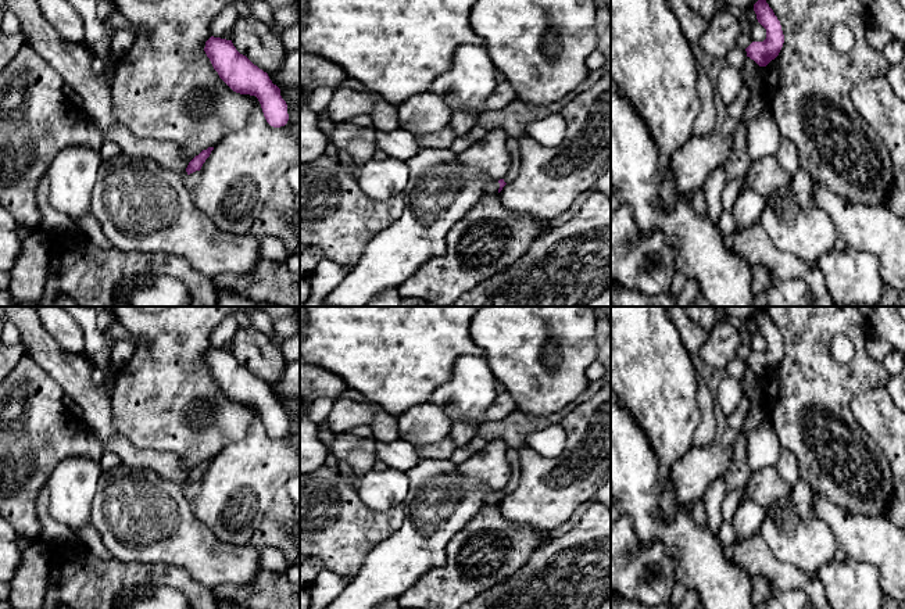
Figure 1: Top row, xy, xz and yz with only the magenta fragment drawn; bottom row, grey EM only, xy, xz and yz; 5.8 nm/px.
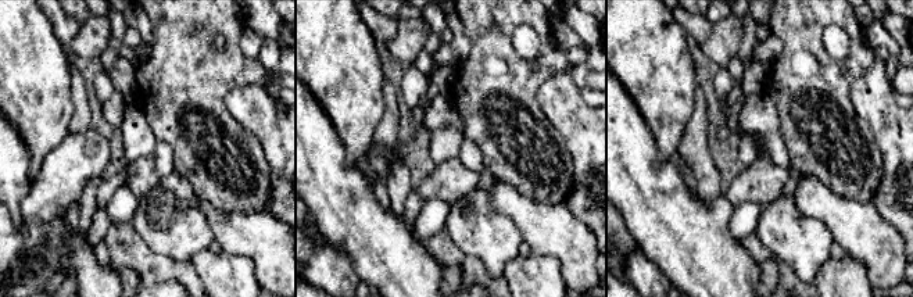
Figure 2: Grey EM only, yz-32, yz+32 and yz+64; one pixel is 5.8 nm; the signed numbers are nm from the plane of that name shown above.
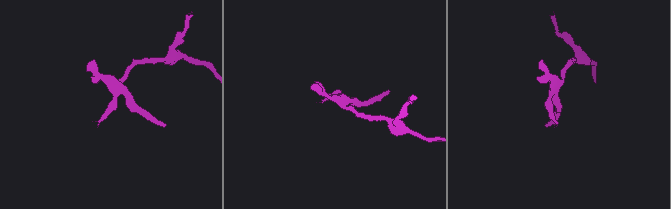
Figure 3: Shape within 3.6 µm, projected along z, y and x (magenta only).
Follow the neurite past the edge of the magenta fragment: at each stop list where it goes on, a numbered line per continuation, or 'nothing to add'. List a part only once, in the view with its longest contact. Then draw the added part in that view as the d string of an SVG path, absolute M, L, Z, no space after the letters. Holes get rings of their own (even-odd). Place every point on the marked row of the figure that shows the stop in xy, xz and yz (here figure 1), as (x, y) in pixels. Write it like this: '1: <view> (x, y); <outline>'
1: xz (442, 190); M422 147L404 162L409 179L401 216L369 240L360 261L323 297L322 307L366 307L383 290L398 289L428 259L444 255L448 230L469 214L483 194L500 189L498 180L483 179L482 171L464 165L451 148Z

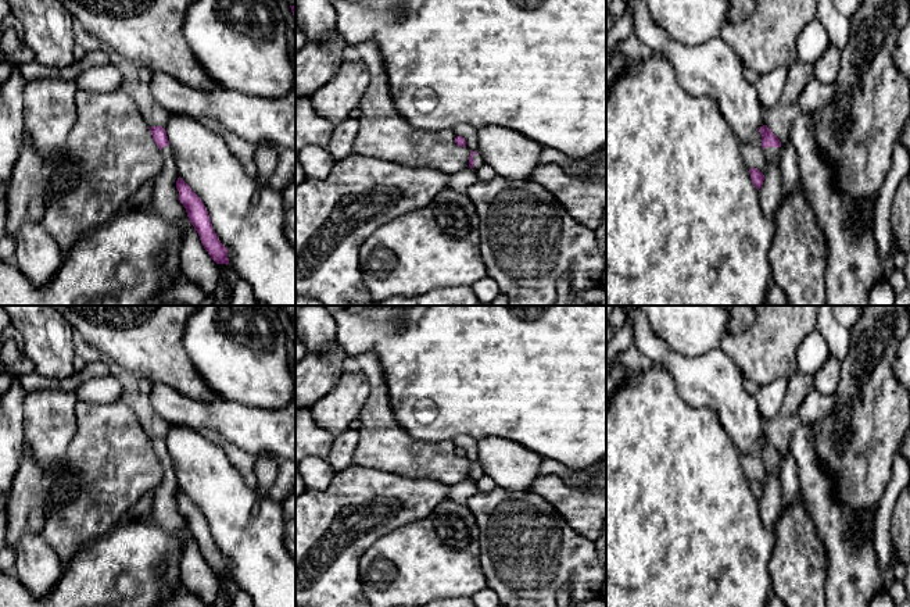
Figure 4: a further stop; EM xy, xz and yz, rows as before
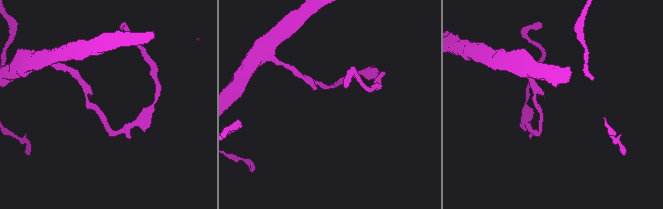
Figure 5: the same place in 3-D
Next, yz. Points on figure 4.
1: yz (770, 192); M766 147L763 149L767 171L764 181L759 189L760 206L766 217L770 219L775 218L781 201L781 169L780 169L780 149L781 147Z

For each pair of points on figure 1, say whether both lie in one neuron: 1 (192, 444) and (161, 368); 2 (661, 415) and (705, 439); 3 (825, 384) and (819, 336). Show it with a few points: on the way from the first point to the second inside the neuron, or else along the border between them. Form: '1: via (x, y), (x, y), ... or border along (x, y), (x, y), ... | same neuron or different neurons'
1: via (185, 425), (182, 412), (167, 397), (167, 387) | same neuron
2: border along (697, 400), (700, 421), (690, 447) | different neurons
3: via (825, 372), (825, 366), (819, 359), (819, 348) | same neuron

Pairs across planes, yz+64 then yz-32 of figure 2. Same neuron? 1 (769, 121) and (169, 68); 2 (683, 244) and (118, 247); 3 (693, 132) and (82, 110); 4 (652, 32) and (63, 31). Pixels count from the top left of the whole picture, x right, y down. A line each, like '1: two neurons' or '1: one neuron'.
1: two neurons
2: two neurons
3: one neuron
4: two neurons

